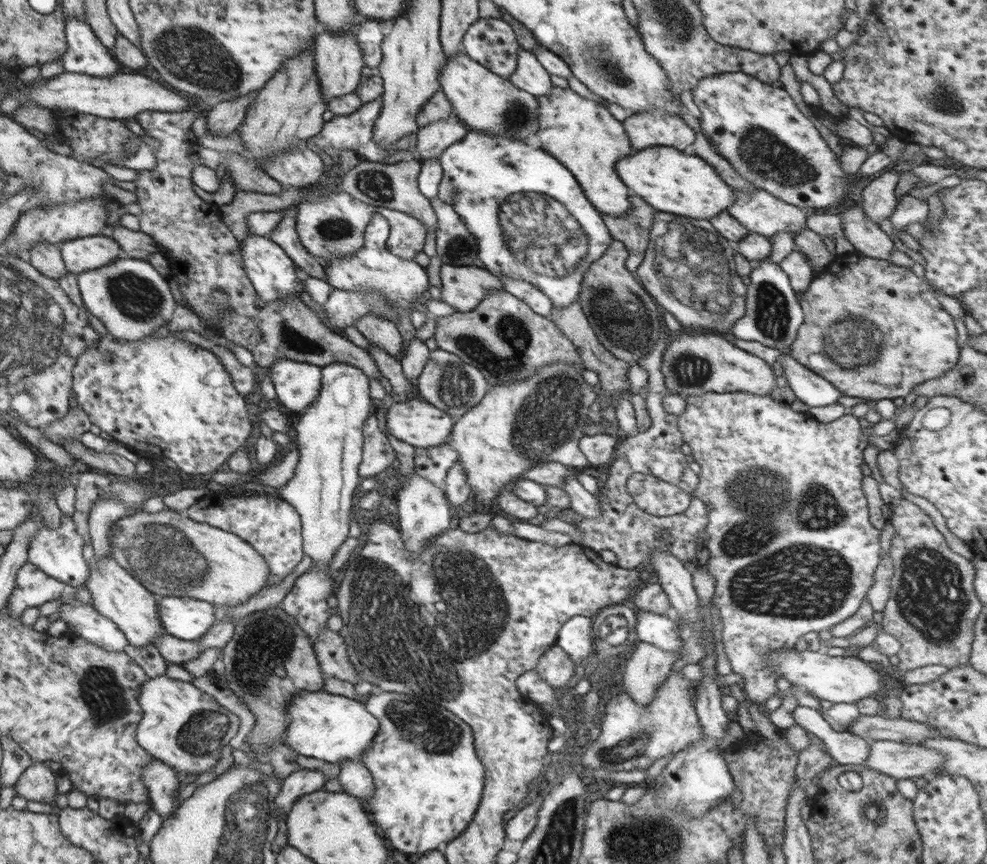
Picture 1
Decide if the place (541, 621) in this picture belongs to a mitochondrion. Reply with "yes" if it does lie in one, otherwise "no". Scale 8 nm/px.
no

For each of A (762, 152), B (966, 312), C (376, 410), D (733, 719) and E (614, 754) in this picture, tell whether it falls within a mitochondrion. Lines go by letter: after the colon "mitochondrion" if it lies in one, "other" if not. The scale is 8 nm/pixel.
A: mitochondrion
B: other
C: other
D: other
E: mitochondrion

